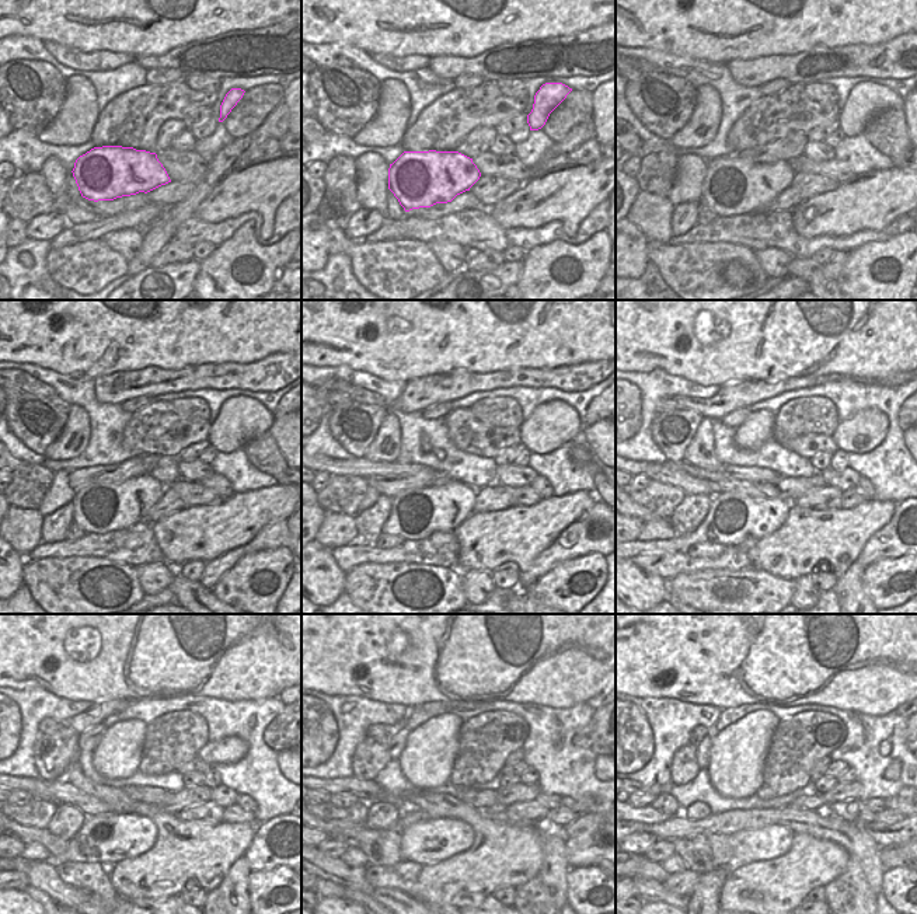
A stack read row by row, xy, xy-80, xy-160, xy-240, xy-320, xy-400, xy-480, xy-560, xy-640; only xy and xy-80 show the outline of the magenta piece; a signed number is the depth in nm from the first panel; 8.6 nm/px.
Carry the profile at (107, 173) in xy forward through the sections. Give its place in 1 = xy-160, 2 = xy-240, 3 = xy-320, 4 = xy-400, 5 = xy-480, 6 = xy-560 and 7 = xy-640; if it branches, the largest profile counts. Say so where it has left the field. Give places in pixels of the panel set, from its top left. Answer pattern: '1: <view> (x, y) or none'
1: xy-160 (732, 185)
2: xy-240 (100, 508)
3: xy-320 (418, 512)
4: xy-400 (732, 517)
5: xy-480 (107, 839)
6: xy-560 (433, 840)
7: xy-640 (771, 841)

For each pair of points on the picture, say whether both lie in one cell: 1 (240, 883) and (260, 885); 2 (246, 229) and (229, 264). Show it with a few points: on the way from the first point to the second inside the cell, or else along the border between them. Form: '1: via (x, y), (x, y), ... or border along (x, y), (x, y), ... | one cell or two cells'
1: border along (251, 872), (248, 875), (248, 899) | two cells
2: via (243, 237), (241, 251), (237, 255) | one cell

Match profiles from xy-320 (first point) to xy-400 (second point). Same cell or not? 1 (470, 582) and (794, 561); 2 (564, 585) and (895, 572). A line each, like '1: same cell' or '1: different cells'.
1: different cells
2: same cell

